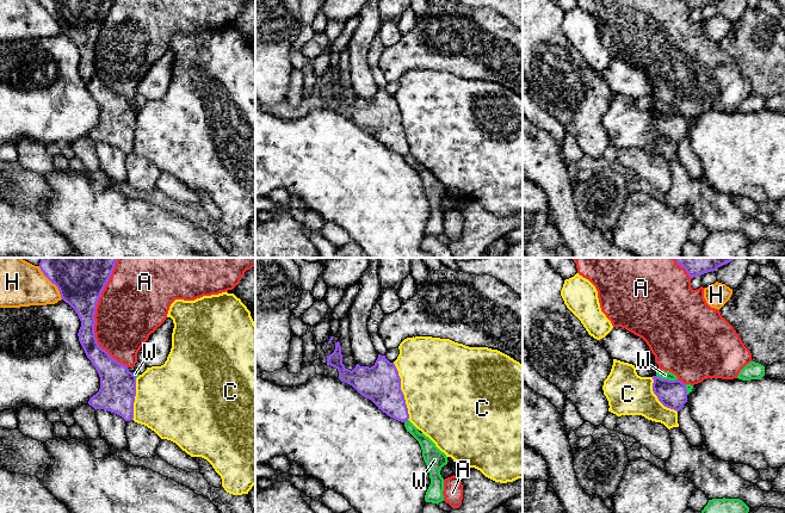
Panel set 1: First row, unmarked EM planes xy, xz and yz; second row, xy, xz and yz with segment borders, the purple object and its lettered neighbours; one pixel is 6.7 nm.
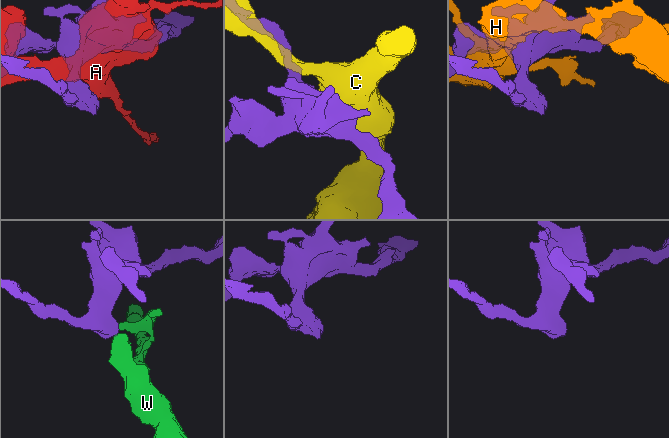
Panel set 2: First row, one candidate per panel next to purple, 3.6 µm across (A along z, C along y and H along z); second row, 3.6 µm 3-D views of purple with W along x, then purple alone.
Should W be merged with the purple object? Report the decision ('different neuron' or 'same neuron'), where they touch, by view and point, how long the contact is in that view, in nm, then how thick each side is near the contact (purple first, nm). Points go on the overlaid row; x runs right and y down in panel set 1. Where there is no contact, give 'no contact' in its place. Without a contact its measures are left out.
different neuron; meets purple in yz at (667, 379); contact 150 nm long; 190 nm thick on the purple side, 60 nm on the other

